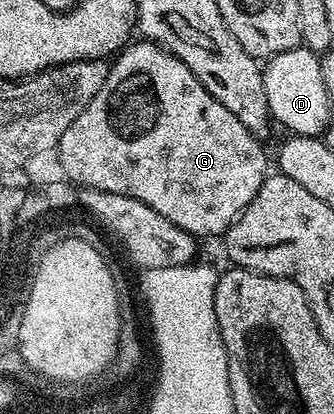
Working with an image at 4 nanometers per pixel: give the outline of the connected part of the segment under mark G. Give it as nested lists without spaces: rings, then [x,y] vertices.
[[[138,39],[113,58],[104,87],[100,87],[92,103],[76,115],[72,127],[64,131],[56,156],[67,173],[65,176],[75,186],[140,199],[140,203],[148,203],[152,211],[164,215],[164,219],[176,223],[176,227],[188,231],[195,239],[203,239],[221,238],[244,207],[256,199],[256,191],[260,191],[268,176],[262,145],[263,142],[253,137],[248,127],[213,97],[176,55],[152,41]]]

